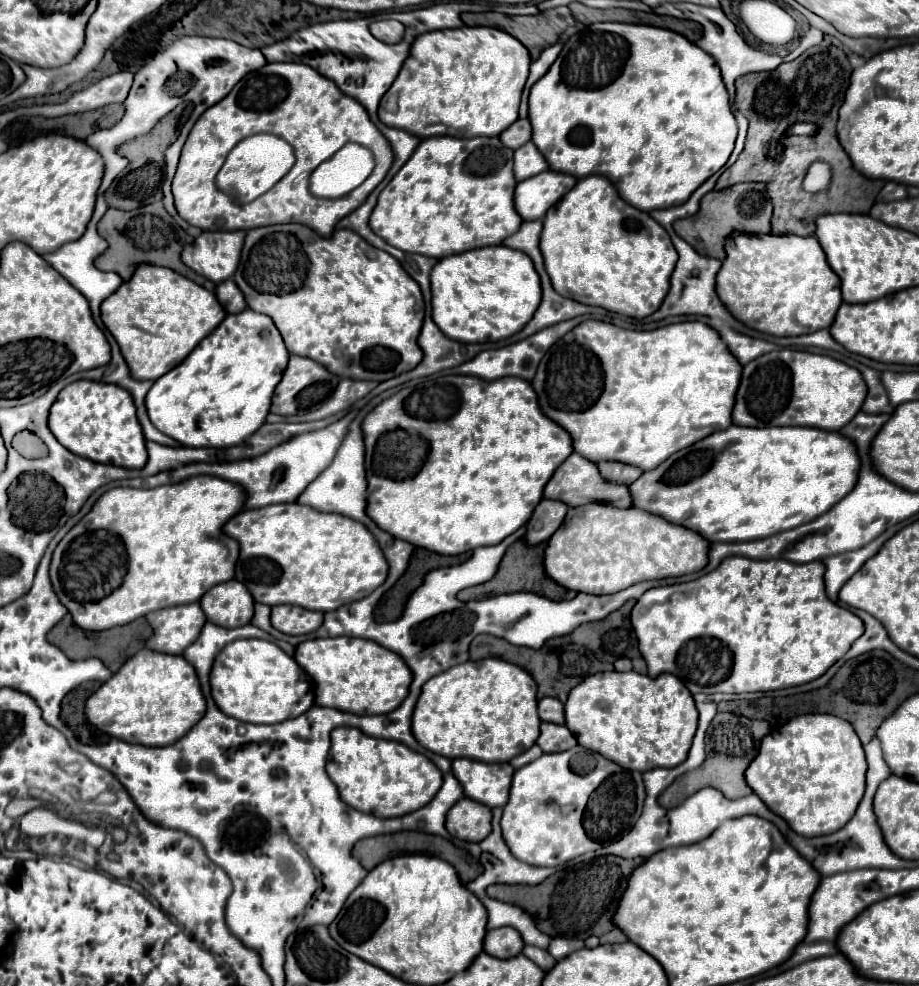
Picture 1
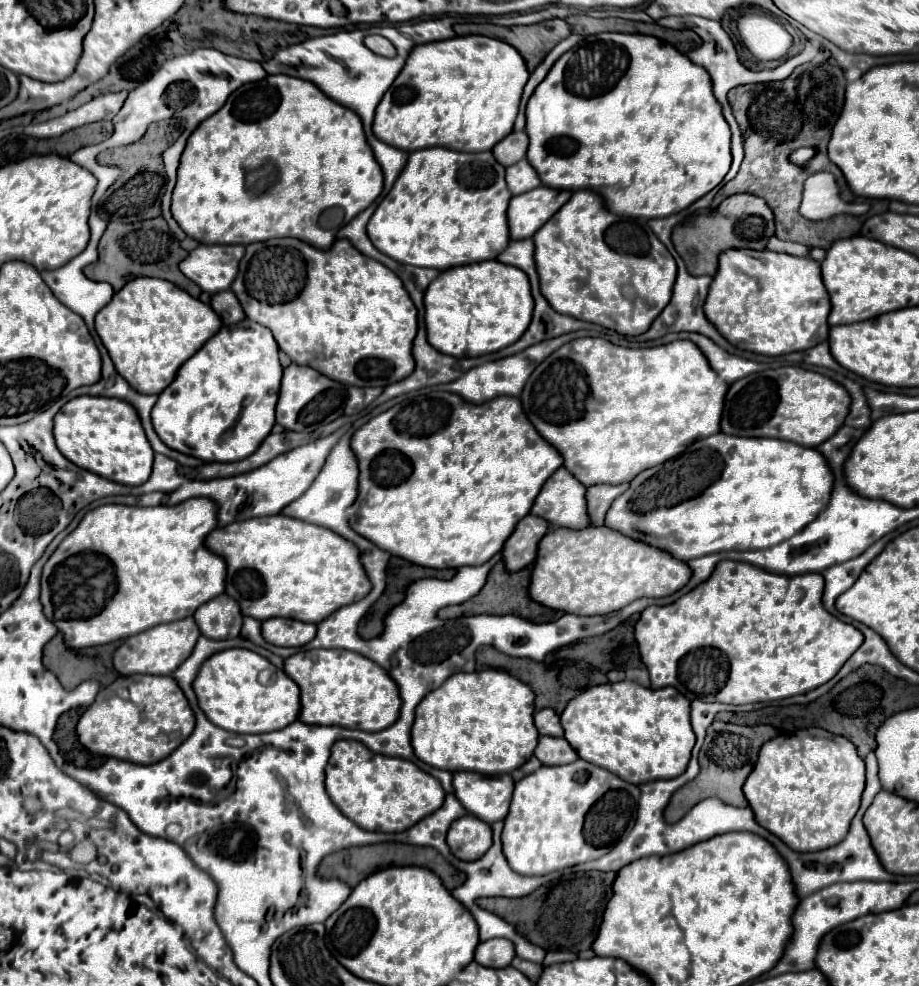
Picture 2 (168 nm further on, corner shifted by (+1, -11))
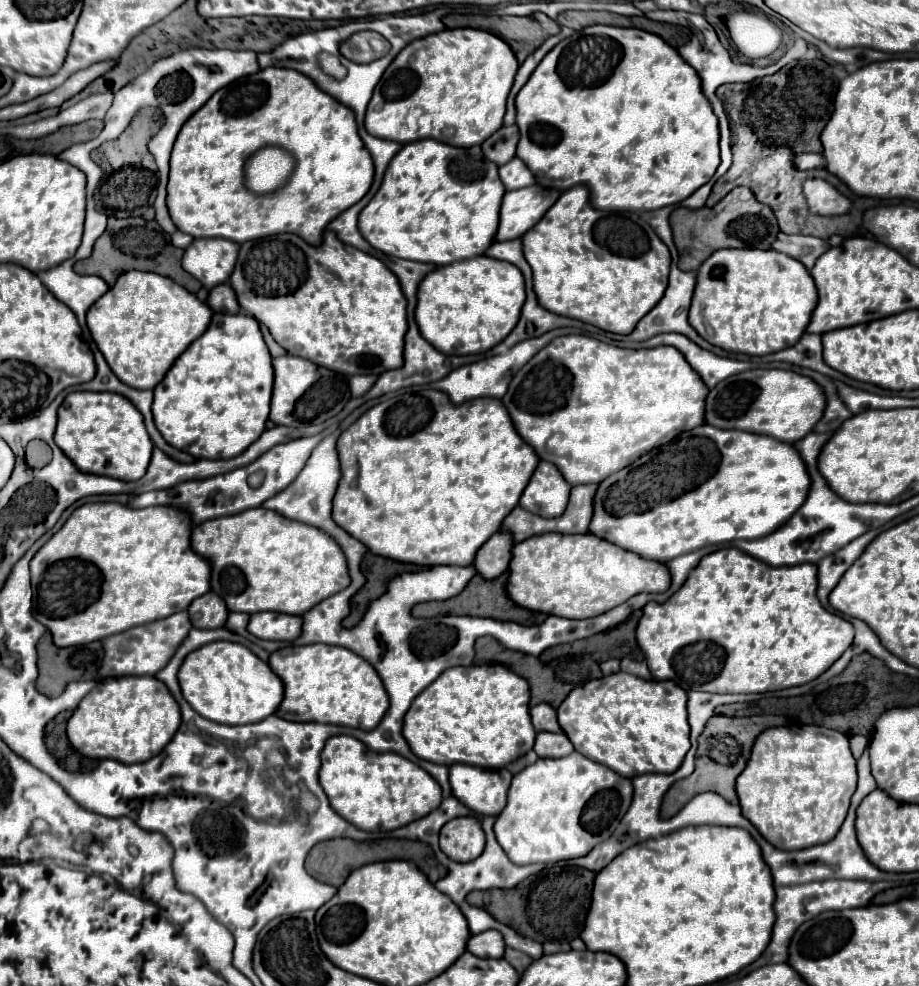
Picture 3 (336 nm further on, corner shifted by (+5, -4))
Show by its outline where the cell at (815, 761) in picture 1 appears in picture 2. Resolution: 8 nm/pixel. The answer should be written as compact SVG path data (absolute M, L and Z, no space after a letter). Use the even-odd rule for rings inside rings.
M804 728L788 736L776 736L760 748L758 762L744 782L744 794L760 826L782 838L796 852L814 852L844 840L850 820L860 808L864 772L864 760L858 756L856 746L848 738L822 728Z

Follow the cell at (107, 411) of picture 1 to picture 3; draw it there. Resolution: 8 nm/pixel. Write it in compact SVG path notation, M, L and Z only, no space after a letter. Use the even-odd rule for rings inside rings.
M70 393L58 409L58 427L54 443L82 471L94 475L110 475L112 479L138 481L152 455L152 441L146 433L142 413L118 393Z

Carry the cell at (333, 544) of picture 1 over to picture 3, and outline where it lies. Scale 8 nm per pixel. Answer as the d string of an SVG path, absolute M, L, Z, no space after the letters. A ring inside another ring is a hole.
M256 507L236 515L218 517L192 527L190 547L204 559L210 561L210 589L218 593L230 612L258 613L258 611L278 611L290 615L302 615L318 601L342 591L350 585L350 575L346 571L346 557L340 547L320 529L304 525L300 521L286 519L270 509Z

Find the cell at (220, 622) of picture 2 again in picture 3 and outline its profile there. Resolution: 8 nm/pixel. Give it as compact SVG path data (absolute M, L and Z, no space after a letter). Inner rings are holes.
M212 591L194 599L188 607L188 613L192 625L198 629L218 629L224 627L228 619L226 603Z

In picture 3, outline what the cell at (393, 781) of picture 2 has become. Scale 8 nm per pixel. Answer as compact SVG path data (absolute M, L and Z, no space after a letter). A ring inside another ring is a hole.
M350 735L330 737L322 749L320 785L332 809L362 831L394 831L432 813L442 803L440 785L416 763L398 753L370 751Z

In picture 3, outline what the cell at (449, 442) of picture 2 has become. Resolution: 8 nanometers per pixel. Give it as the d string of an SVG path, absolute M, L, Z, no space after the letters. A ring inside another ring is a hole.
M406 387L396 397L382 401L382 403L374 405L372 409L368 409L348 429L344 429L340 433L336 449L338 449L342 477L338 481L338 489L332 499L334 523L340 525L346 533L350 533L354 539L362 541L374 555L402 561L402 563L416 563L416 565L460 565L460 567L472 565L476 551L500 529L500 523L504 521L504 517L518 505L522 489L528 485L528 481L540 461L538 455L534 453L534 449L530 449L530 445L526 445L522 441L522 437L518 437L518 433L514 431L510 415L506 413L500 399L482 397L482 399L466 401L462 405L454 405L442 391L420 389L420 387Z

